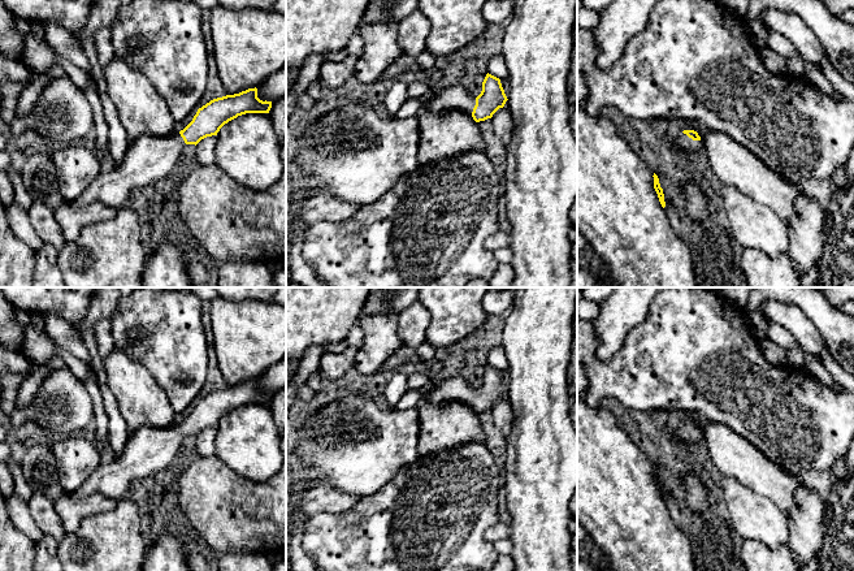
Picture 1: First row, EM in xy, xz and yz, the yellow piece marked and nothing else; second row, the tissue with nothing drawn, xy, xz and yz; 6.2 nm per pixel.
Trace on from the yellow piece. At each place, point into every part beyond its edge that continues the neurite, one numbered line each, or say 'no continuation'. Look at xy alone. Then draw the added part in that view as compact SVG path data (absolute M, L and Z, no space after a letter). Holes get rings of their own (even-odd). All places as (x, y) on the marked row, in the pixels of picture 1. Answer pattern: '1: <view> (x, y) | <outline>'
1: xy (150, 159) | M178 131L168 137L146 135L130 142L120 166L109 173L100 173L92 183L74 200L83 208L95 202L121 208L126 198L146 185L168 177L177 166L186 143Z

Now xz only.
1: xz (454, 98) | M450 86L429 92L425 100L432 111L439 113L459 111L472 116L476 105L476 98L460 86Z

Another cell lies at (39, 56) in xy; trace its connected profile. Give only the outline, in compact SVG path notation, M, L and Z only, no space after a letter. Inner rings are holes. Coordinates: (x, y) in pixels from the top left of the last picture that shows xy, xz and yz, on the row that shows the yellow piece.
M32 27L25 39L23 65L32 74L44 73L47 69L57 65L55 49L47 43L45 38L39 38Z

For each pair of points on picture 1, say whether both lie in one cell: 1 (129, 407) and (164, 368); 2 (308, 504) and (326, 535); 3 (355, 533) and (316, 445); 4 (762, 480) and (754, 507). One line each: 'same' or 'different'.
1: different
2: different
3: different
4: different

